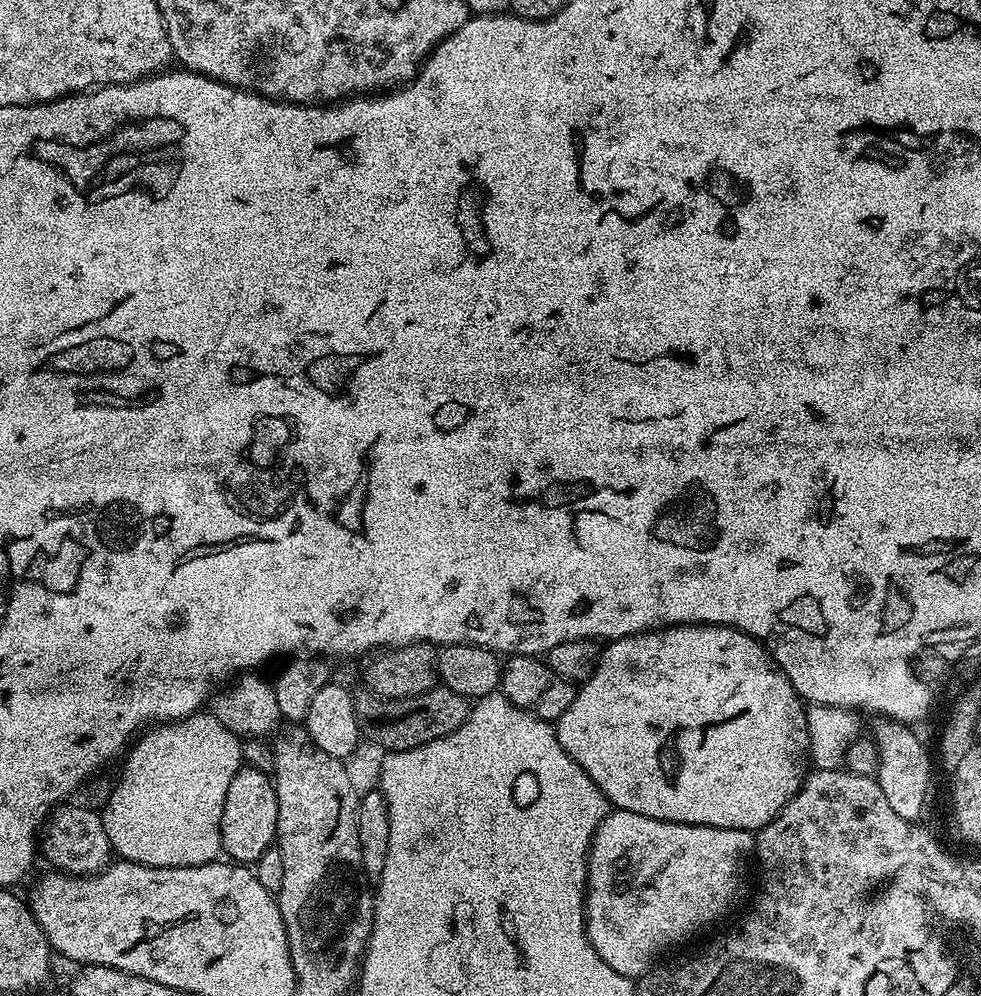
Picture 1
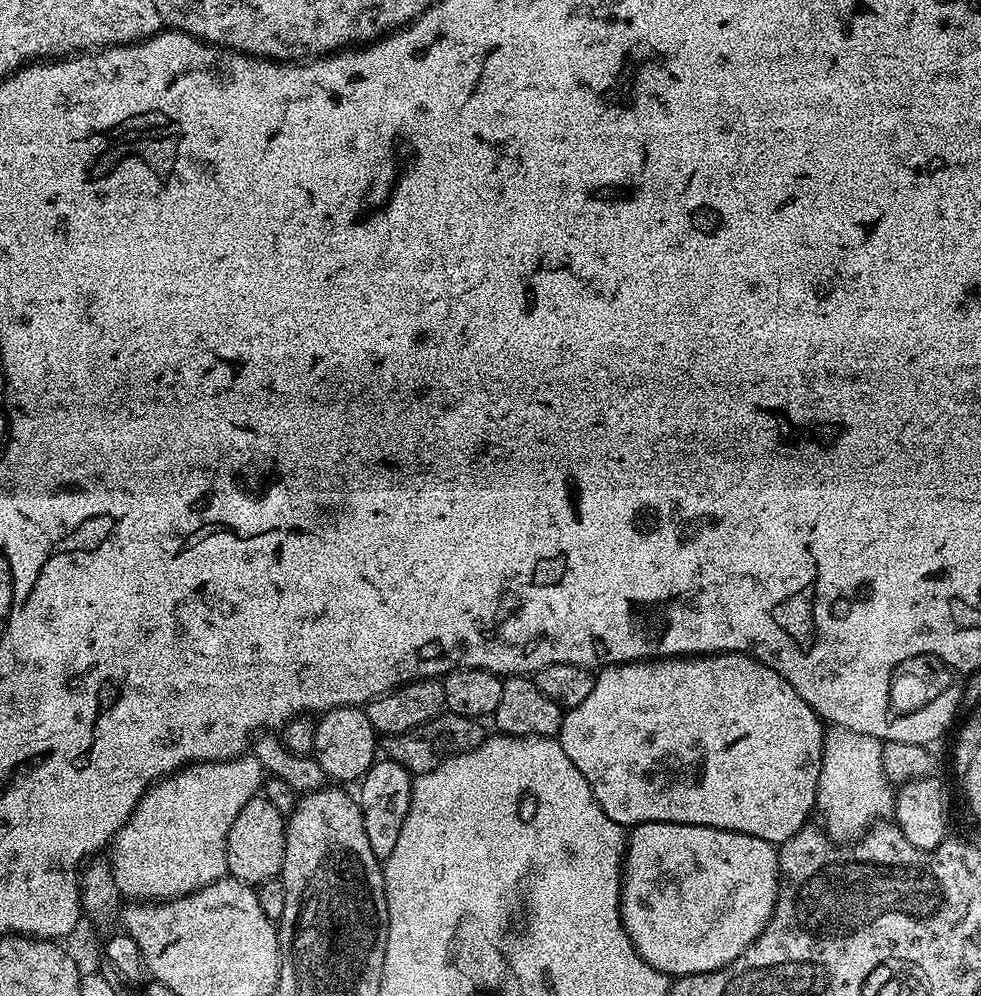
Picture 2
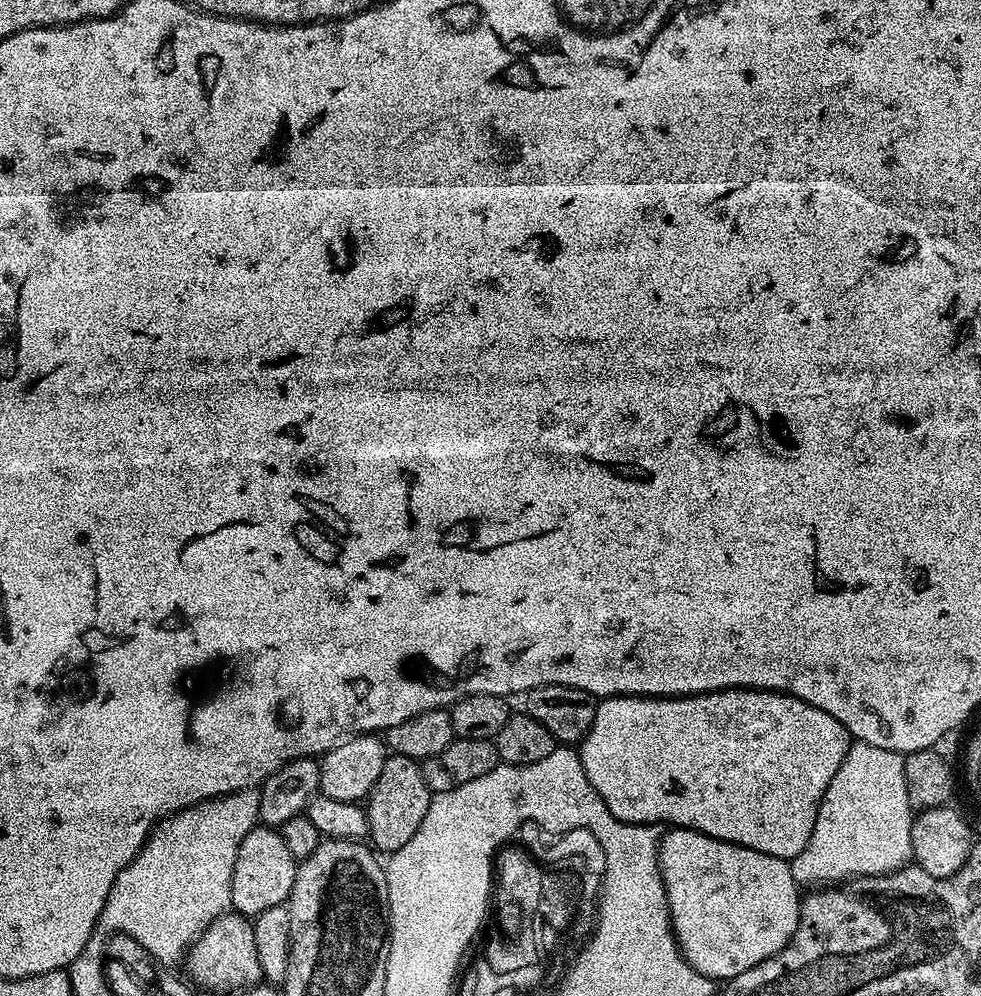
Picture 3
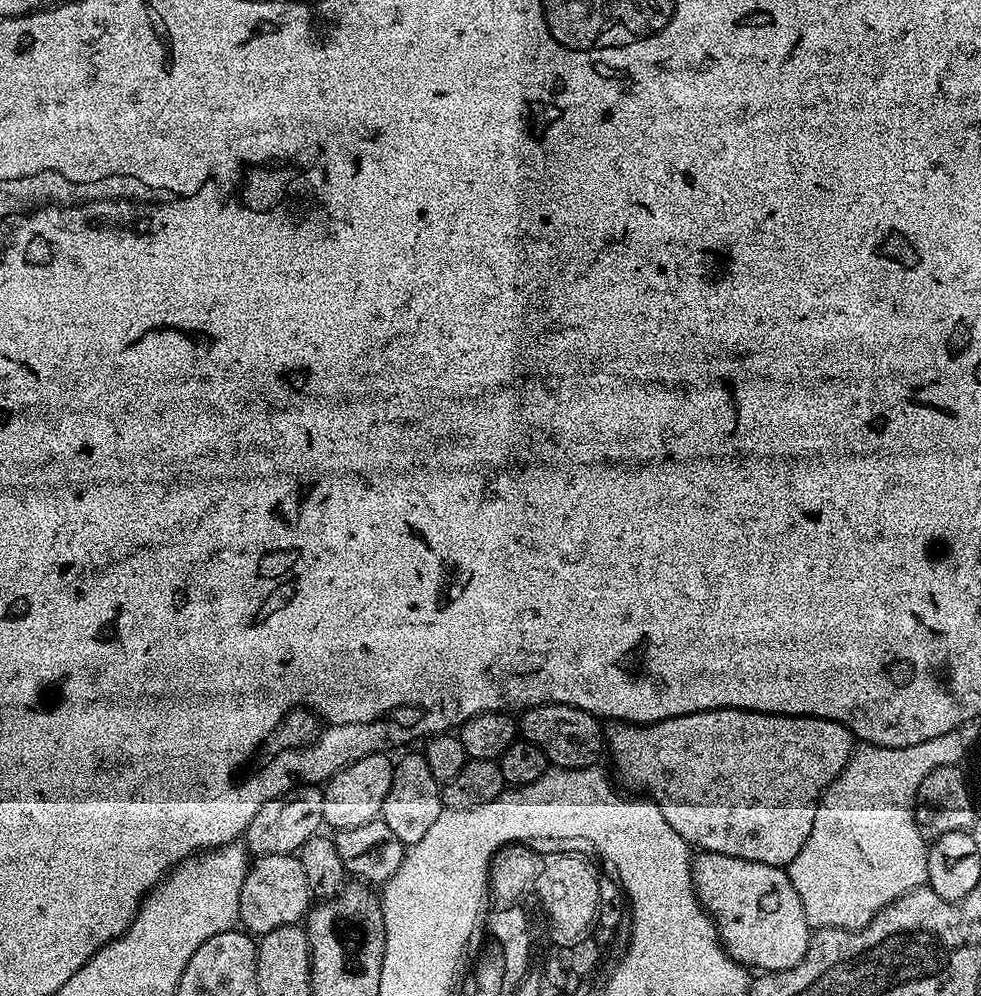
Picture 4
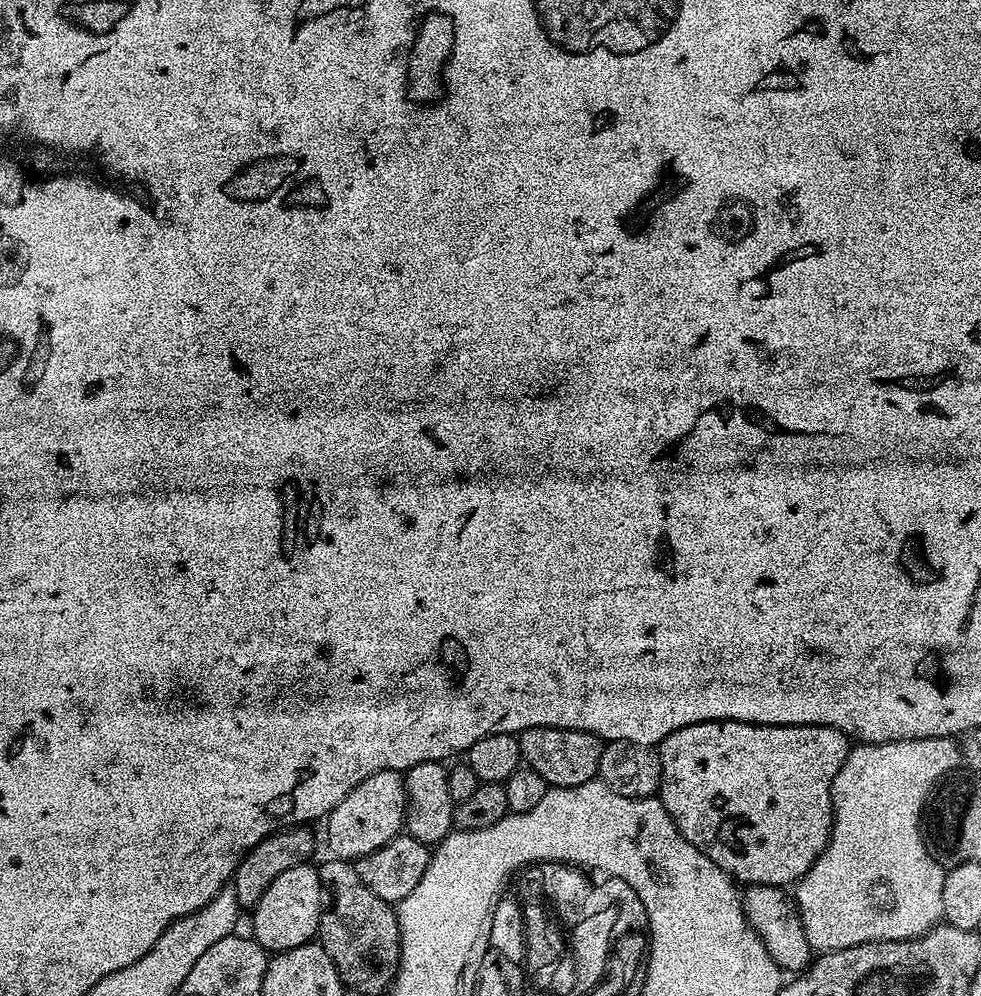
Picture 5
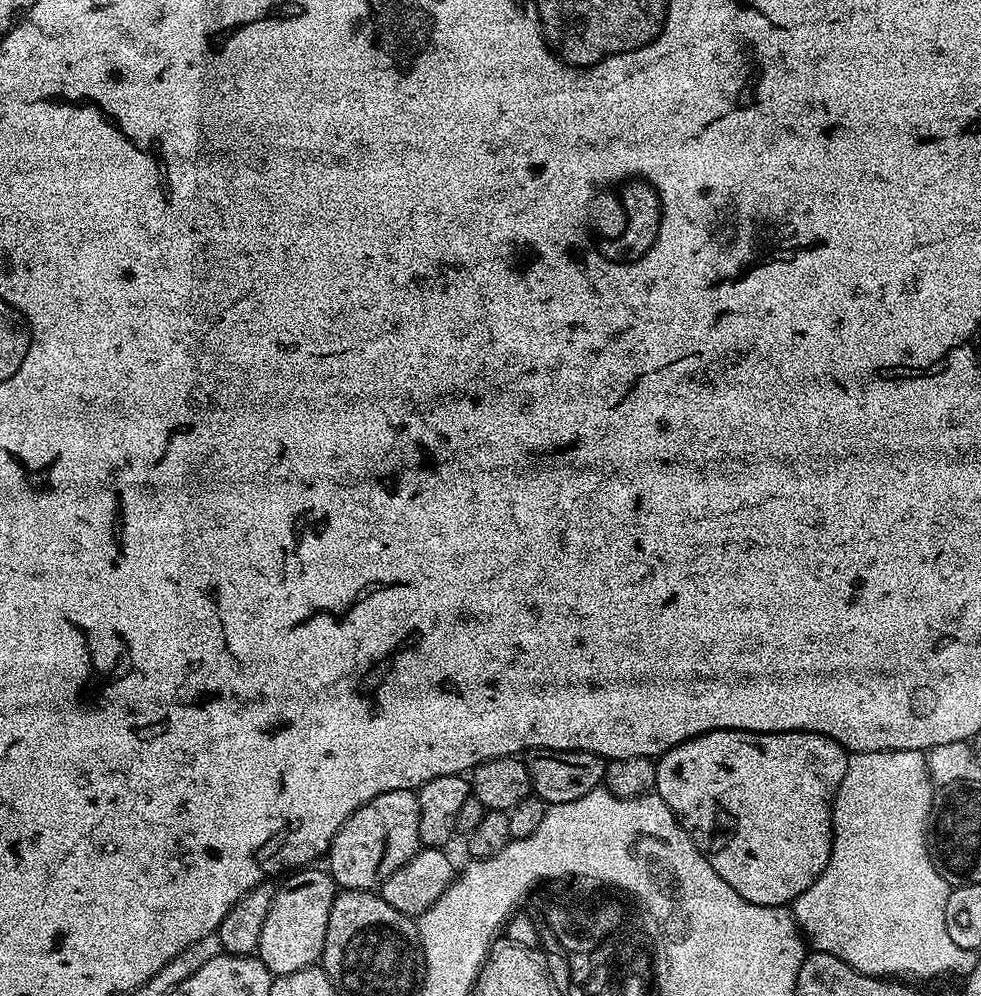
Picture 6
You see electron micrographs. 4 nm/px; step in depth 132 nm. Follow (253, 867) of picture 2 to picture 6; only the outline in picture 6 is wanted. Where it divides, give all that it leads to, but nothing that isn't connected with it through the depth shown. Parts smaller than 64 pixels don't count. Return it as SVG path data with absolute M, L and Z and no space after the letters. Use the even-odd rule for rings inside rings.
M305 866L285 875L279 881L280 888L278 884L272 893L270 914L266 914L256 952L273 977L313 967L324 955L330 906L336 897L338 885L323 867L316 867L320 866Z

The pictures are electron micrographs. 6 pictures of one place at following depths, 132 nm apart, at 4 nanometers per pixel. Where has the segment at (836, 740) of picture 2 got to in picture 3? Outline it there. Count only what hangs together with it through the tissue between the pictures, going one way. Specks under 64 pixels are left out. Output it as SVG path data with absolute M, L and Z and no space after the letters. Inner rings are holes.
M853 743L842 766L838 766L838 774L826 786L806 850L790 862L797 885L836 886L861 876L887 876L898 871L912 860L913 819L904 756L894 750Z

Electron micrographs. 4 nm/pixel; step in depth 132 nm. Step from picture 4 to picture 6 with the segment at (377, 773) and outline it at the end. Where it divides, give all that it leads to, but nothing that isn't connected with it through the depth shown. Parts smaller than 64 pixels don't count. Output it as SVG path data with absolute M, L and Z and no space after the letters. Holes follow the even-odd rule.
M395 788L370 798L370 802L366 802L350 814L350 818L340 827L338 834L334 834L332 845L326 853L326 868L341 889L376 890L383 880L394 874L394 870L410 862L410 858L415 856L421 847L418 832L418 795L411 788Z

